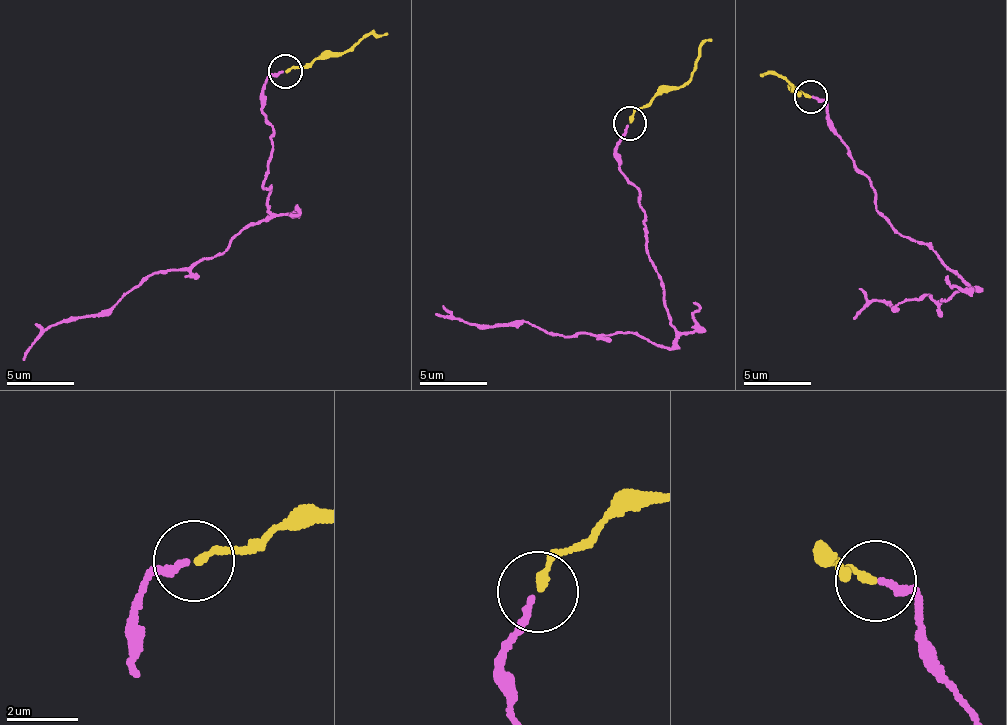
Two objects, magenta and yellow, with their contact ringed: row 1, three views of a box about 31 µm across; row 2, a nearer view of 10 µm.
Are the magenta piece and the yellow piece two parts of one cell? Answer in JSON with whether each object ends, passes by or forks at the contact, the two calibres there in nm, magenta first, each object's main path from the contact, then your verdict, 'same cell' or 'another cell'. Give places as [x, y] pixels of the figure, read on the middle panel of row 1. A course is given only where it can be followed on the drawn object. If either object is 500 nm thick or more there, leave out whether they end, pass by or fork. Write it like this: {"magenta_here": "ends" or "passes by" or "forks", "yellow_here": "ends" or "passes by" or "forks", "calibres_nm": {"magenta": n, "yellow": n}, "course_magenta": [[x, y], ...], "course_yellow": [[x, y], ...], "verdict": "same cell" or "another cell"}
{"magenta_here": "ends", "yellow_here": "ends", "calibres_nm": {"magenta": 180, "yellow": 200}, "course_magenta": [[627, 124], [615, 152], [643, 210], [674, 331], [669, 347], [630, 331], [560, 336], [438, 312]], "course_yellow": [[630, 124], [657, 94], [685, 86], [710, 38]], "verdict": "same cell"}

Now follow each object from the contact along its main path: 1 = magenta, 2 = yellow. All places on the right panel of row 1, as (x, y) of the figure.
1: (811, 97), (826, 102), (828, 129), (871, 183), (877, 211), (978, 289), (899, 306), (877, 298), (852, 320)
2: (811, 98), (760, 74)

